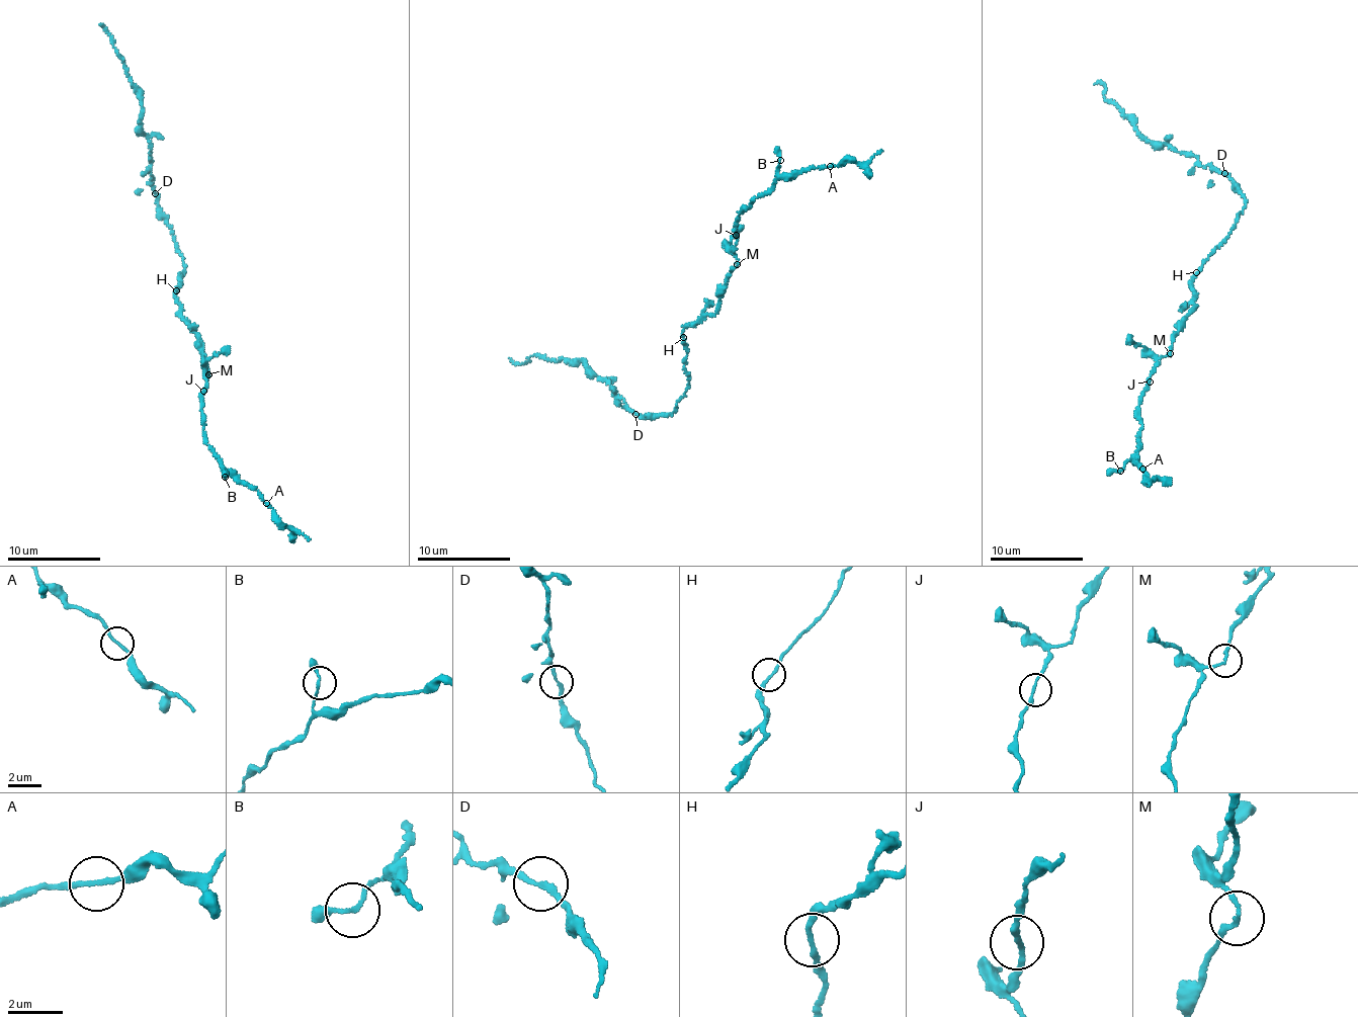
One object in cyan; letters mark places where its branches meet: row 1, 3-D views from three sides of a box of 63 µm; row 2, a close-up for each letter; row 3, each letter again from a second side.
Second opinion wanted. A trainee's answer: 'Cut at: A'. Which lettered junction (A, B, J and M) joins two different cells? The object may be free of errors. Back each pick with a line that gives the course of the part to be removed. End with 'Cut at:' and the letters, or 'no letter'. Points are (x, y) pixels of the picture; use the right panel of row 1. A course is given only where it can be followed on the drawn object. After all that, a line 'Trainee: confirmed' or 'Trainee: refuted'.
Cut at: no letter
Trainee: refuted

